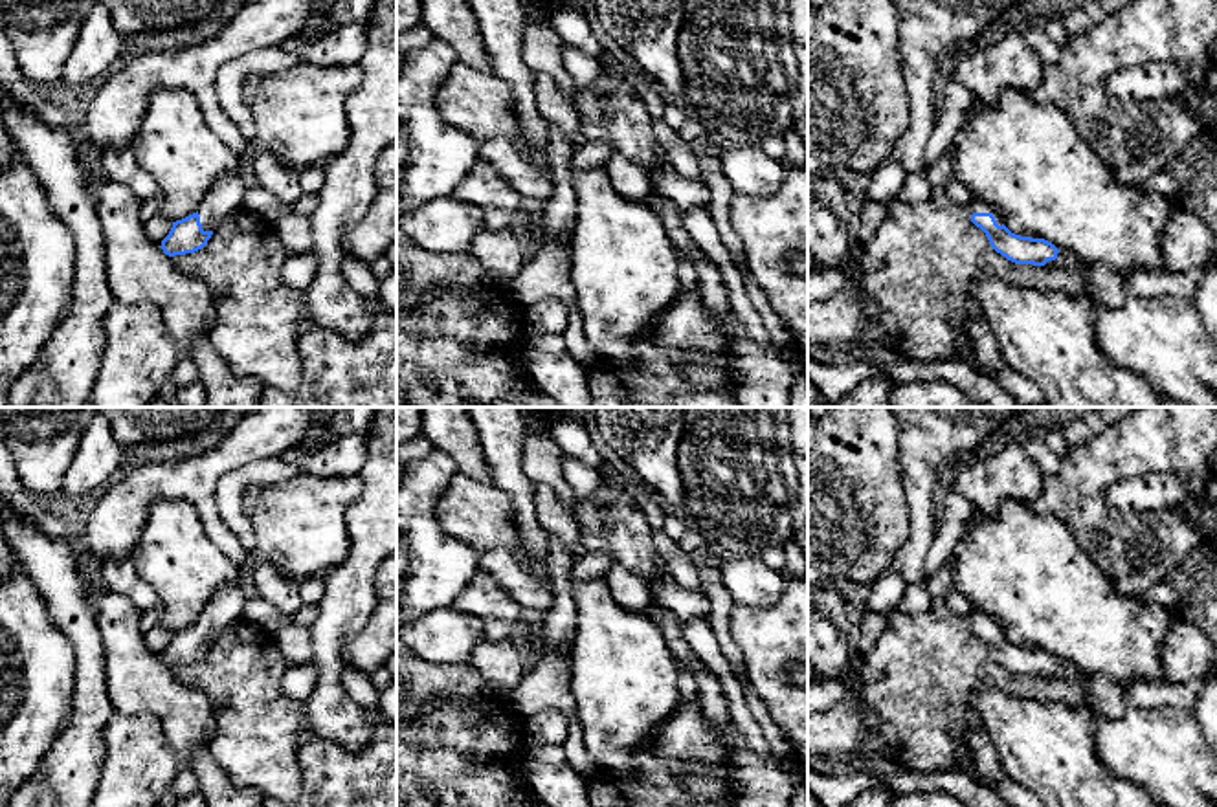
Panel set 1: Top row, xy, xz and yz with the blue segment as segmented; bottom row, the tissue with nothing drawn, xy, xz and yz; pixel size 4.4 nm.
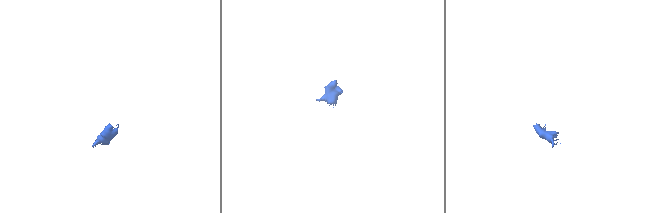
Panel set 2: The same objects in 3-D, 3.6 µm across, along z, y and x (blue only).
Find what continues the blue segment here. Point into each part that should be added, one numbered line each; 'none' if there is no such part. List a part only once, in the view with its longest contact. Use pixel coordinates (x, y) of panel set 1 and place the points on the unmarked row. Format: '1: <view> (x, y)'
1: yz (975, 615)
2: yz (1162, 749)

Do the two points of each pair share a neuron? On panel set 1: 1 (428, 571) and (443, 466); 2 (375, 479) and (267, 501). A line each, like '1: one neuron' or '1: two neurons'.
1: one neuron
2: two neurons

